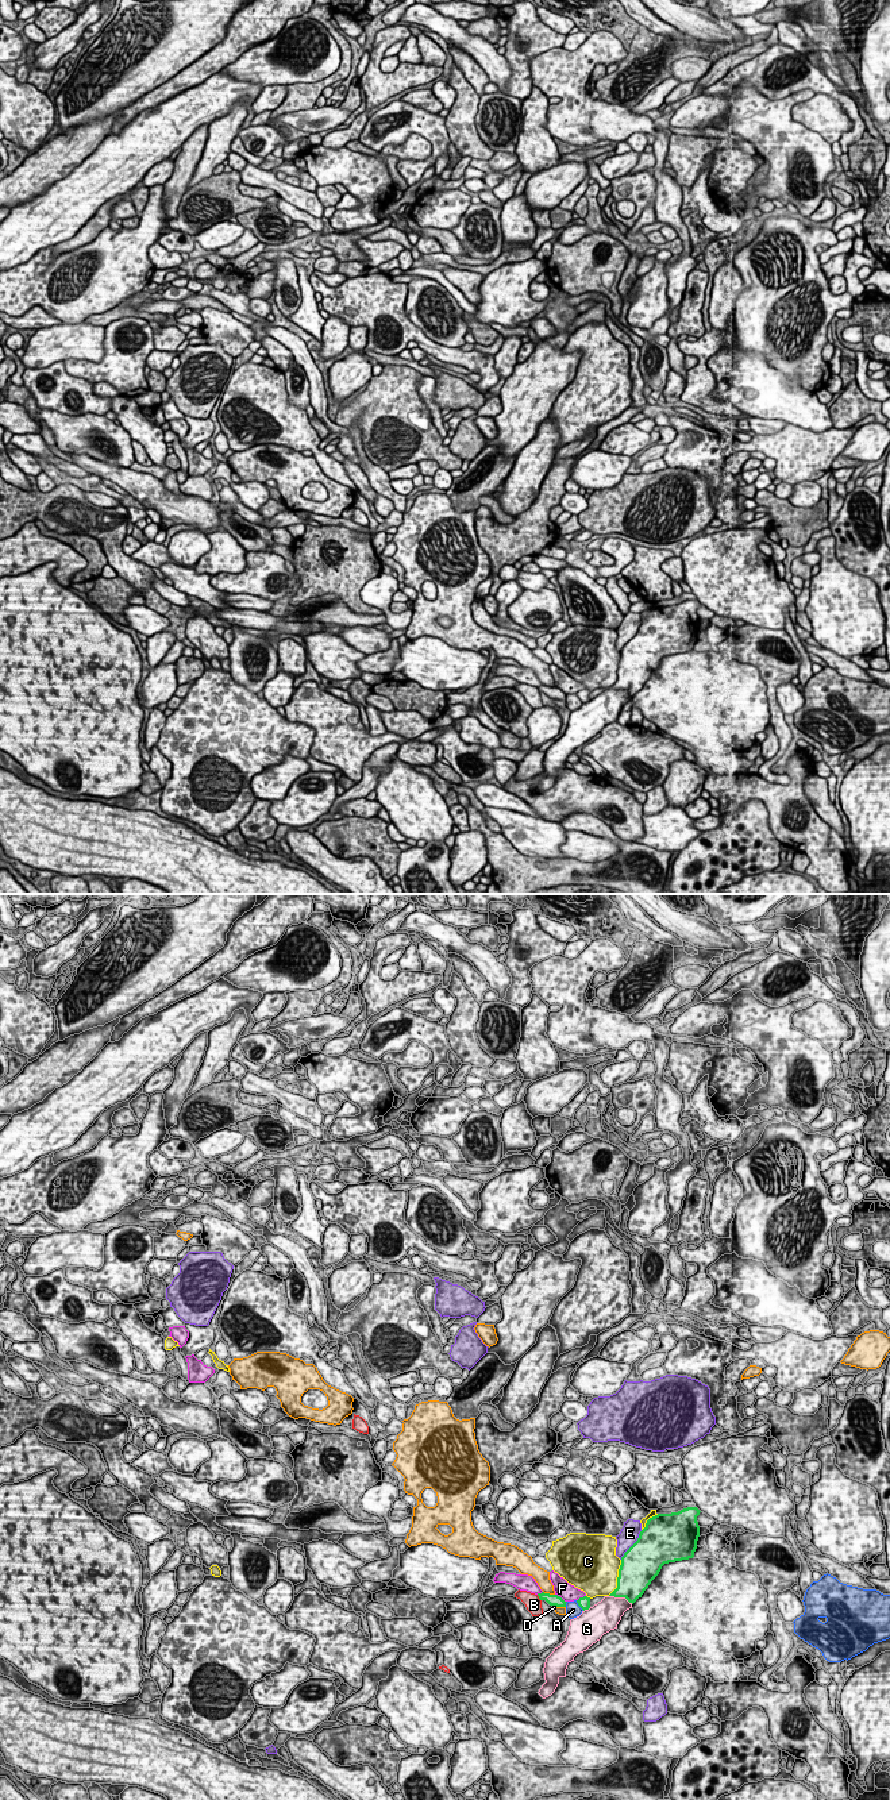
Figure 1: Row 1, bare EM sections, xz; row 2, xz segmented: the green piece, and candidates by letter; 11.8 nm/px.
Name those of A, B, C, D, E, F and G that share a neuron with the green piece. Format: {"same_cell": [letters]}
{"same_cell": []}

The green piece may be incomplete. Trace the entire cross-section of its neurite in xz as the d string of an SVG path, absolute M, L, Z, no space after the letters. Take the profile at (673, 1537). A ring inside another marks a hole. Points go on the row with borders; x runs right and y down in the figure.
M697 1507L650 1518L637 1541L621 1557L617 1588L609 1595L635 1603L669 1562L694 1557L700 1526Z

